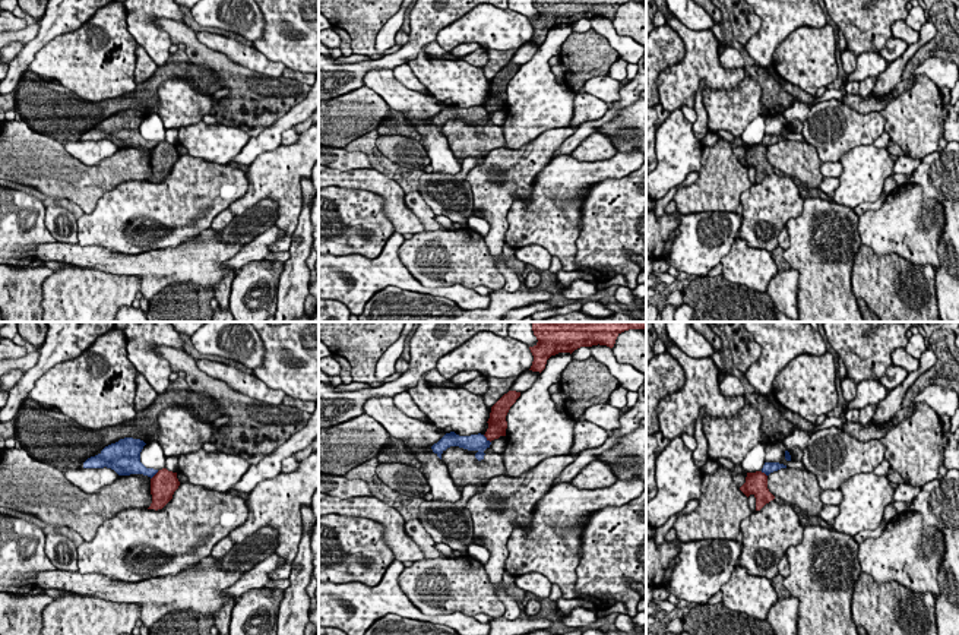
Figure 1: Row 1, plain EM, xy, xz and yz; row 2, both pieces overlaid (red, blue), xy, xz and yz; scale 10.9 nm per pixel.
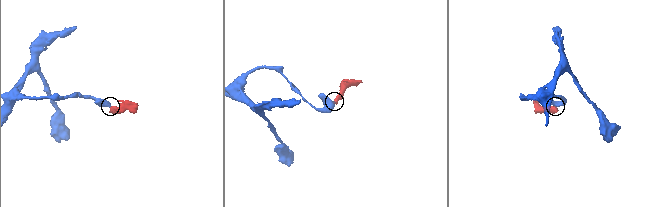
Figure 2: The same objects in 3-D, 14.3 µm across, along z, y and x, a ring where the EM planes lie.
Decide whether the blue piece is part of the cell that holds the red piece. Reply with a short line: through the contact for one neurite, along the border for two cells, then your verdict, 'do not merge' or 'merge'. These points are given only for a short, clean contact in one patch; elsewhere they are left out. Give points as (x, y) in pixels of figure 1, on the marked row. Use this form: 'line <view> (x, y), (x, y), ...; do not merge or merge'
line xz (483, 435), (490, 442); do not merge

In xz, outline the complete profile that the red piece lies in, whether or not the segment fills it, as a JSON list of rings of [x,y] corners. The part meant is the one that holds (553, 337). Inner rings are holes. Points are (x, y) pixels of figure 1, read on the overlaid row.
[[[532,322],[538,342],[529,347],[534,361],[529,370],[542,372],[547,360],[580,347],[614,347],[617,337],[629,329],[646,329],[646,322]]]

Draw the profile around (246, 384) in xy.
[[[208,358],[196,360],[196,364],[208,376],[219,379],[231,389],[260,402],[281,405],[287,397],[284,391],[272,389],[254,375],[243,373],[232,366]]]

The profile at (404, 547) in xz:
[[[374,496],[319,499],[319,516],[322,515],[361,516],[384,527],[384,541],[399,562],[418,562],[425,559],[421,547],[405,533],[405,519],[393,508]]]

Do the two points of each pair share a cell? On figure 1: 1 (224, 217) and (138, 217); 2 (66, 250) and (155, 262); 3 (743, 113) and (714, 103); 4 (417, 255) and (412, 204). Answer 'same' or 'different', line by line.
1: different
2: same
3: same
4: different

